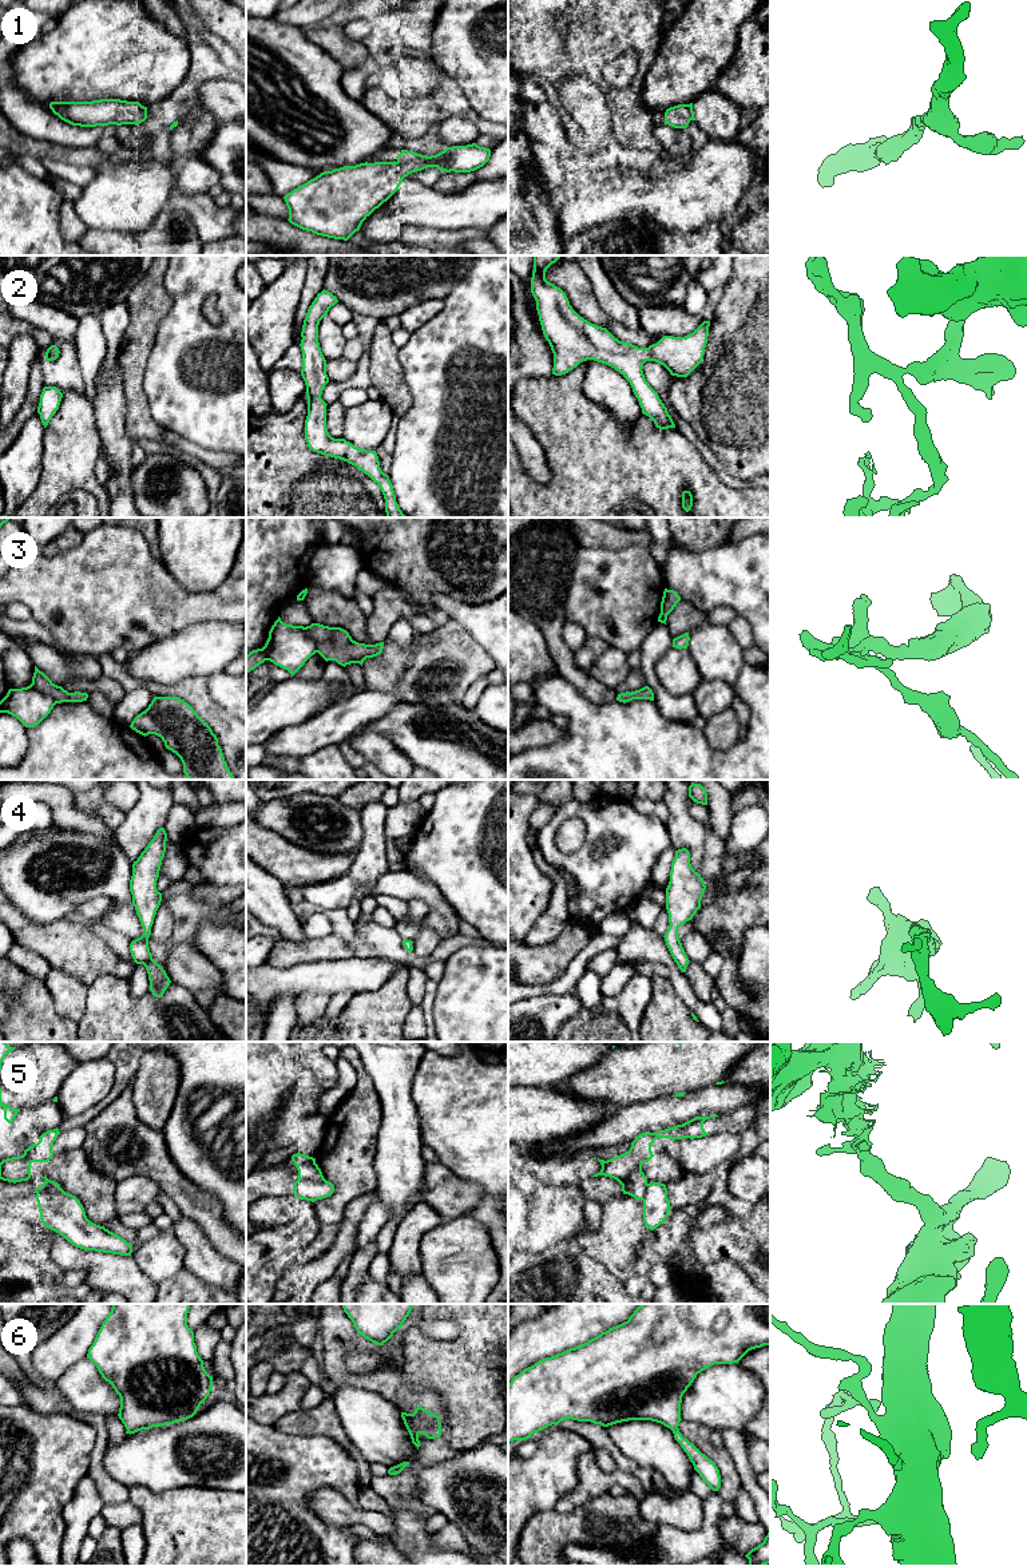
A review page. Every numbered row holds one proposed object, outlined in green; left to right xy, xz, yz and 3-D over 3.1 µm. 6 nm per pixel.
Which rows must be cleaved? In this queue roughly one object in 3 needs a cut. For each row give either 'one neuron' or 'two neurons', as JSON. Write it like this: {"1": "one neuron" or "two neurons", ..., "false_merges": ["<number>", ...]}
{"1": "one neuron", "2": "one neuron", "3": "one neuron", "4": "one neuron", "5": "two neurons", "6": "one neuron", "false_merges": ["5"]}

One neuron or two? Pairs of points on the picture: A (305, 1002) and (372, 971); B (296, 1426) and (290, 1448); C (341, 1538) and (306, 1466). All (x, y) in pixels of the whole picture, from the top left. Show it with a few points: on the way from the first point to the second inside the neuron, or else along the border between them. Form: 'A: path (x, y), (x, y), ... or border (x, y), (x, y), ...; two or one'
A: border (329, 995), (302, 991), (296, 996); two
B: border (272, 1426), (286, 1434), (325, 1435); two
C: path (320, 1533), (300, 1513), (300, 1487); one

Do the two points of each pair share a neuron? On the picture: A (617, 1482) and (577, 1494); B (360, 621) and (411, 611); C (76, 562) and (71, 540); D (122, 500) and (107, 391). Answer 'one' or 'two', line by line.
A: one
B: two
C: two
D: one

